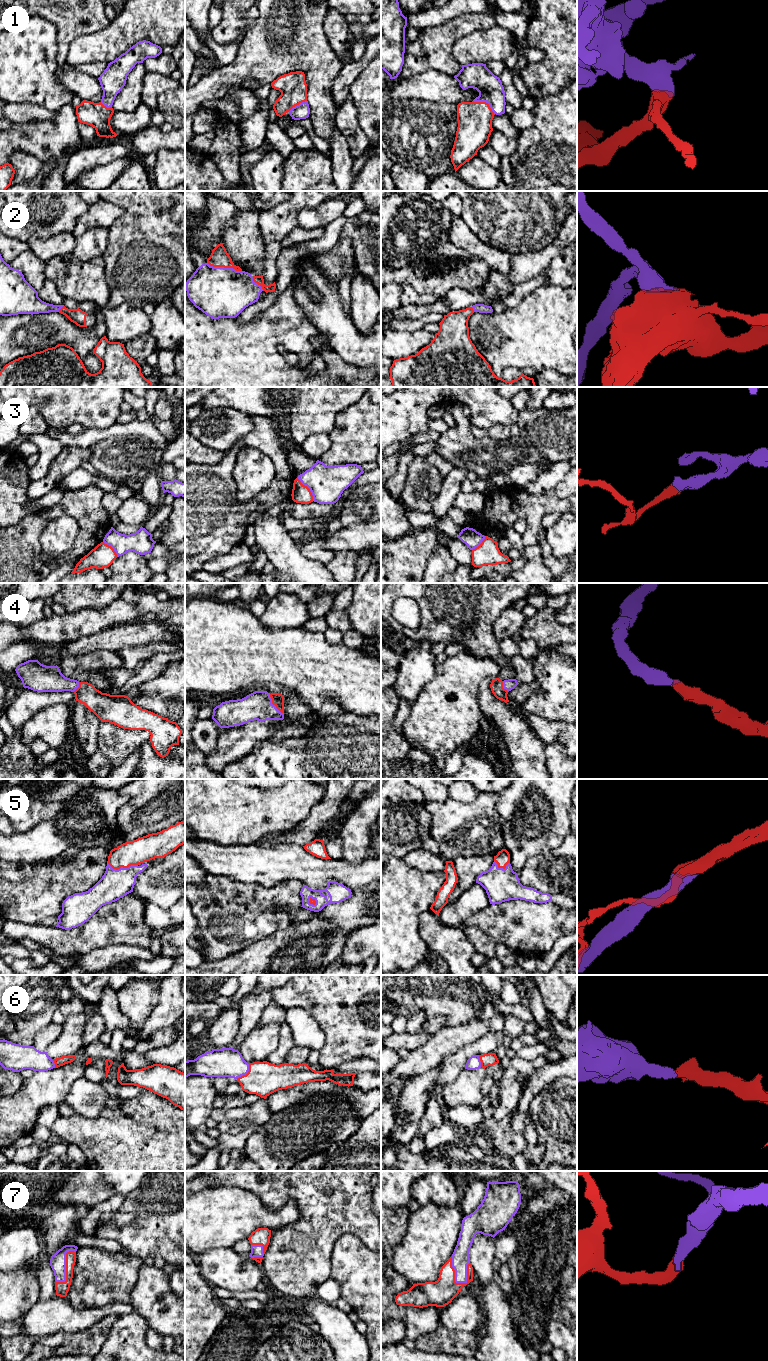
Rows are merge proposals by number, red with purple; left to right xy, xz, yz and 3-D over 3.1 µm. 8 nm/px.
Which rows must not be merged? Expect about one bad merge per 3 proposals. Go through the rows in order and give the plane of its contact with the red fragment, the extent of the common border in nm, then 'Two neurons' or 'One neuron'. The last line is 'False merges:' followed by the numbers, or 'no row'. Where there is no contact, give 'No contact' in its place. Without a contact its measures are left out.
1: Touches red in yz. Shared border 200 nm. One neuron
2: Touches red in xz. Shared border 280 nm. One neuron
3: Touches red in xz. Shared border 240 nm. Two neurons
4: Touches red in xz. Shared border 200 nm. One neuron
5: Touches red in xy. Shared border 260 nm. One neuron
6: Touches red in xz. Shared border 160 nm. One neuron
7: Touches red in yz. Shared border 260 nm. One neuron
False merges: 3

